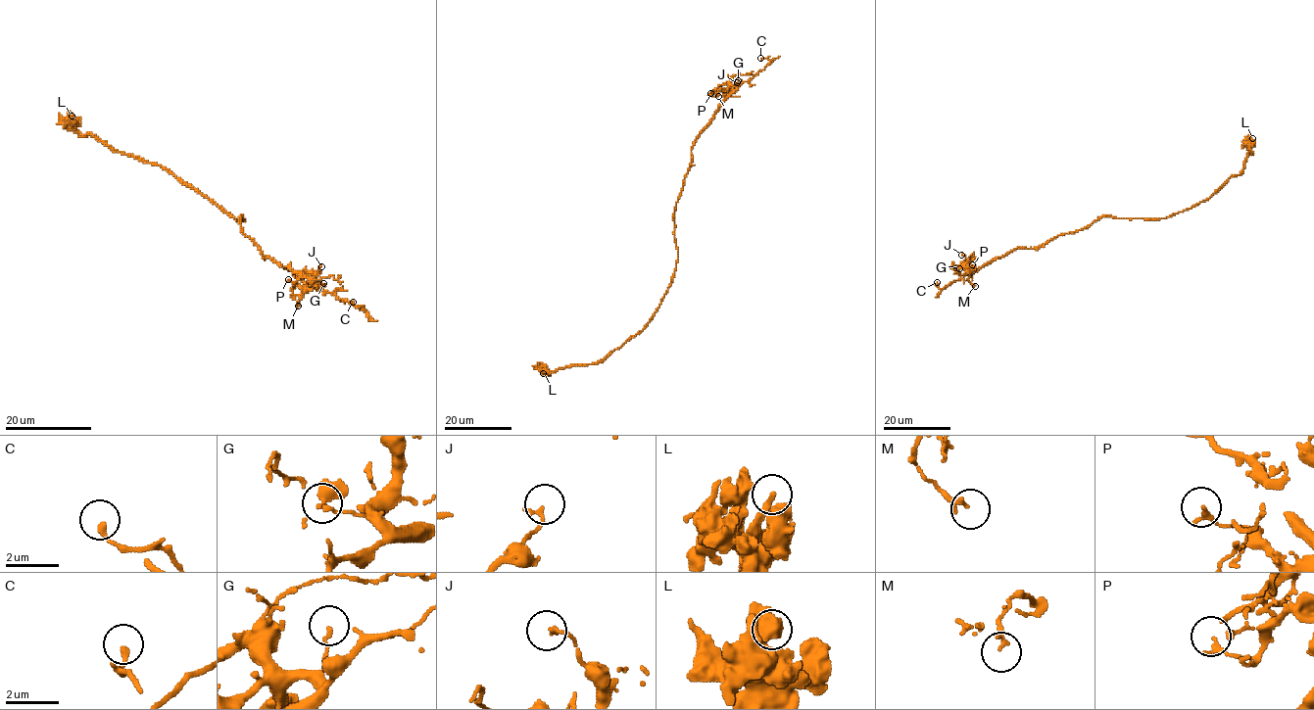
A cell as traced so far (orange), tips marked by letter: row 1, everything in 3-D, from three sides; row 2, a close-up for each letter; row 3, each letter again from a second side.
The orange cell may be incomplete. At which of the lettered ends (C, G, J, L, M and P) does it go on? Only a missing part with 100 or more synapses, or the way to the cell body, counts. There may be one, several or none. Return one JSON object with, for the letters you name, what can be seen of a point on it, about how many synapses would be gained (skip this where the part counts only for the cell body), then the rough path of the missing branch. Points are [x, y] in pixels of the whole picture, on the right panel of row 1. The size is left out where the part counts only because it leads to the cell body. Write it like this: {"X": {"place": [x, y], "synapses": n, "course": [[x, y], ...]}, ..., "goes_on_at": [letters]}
{"goes_on_at": []}

